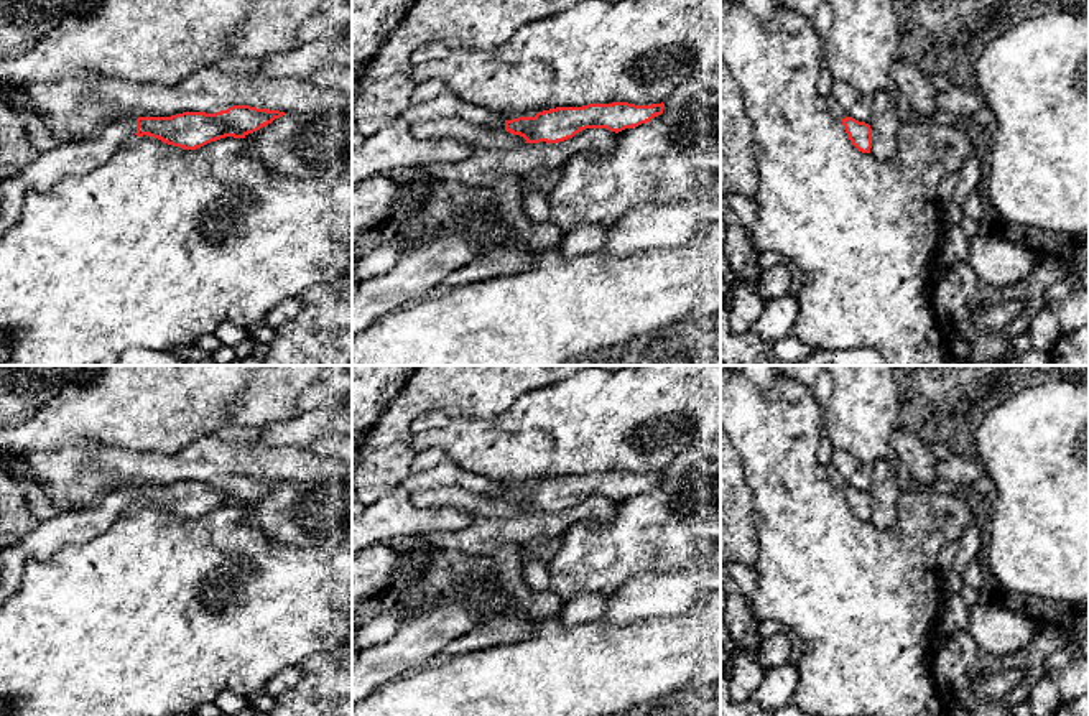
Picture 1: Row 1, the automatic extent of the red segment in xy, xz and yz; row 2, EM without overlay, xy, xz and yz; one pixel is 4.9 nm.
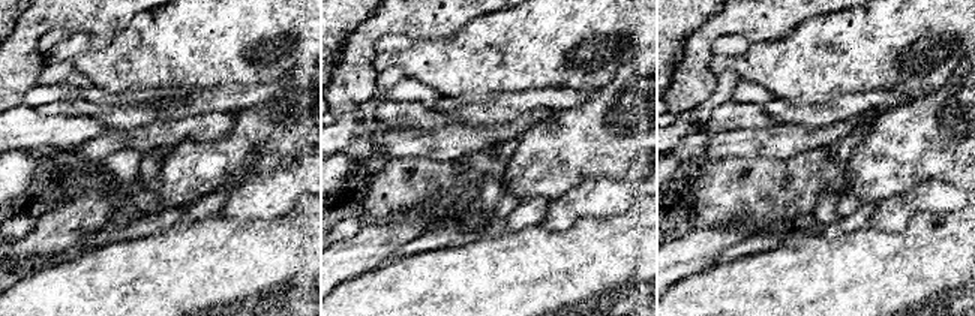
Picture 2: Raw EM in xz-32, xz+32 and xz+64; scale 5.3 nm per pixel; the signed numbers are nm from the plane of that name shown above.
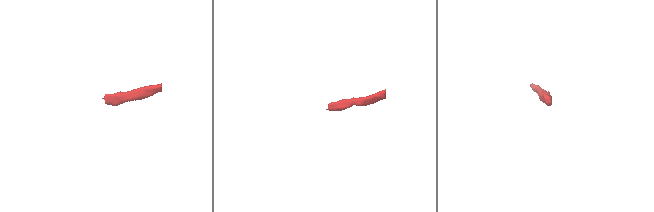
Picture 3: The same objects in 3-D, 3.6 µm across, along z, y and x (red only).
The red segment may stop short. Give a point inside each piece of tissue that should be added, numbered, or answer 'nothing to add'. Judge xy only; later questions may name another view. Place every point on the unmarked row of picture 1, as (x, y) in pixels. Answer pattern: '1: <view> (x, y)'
1: xy (73, 527)

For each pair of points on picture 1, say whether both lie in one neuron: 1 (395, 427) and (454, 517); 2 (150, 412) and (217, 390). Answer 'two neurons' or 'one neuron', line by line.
1: two neurons
2: one neuron

